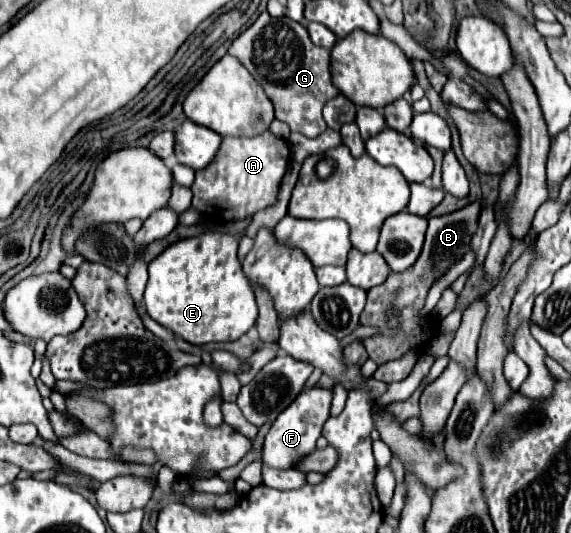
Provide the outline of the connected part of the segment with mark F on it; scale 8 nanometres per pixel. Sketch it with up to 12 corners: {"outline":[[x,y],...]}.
{"outline":[[330,389],[300,393],[272,423],[262,463],[292,469],[316,449]]}

